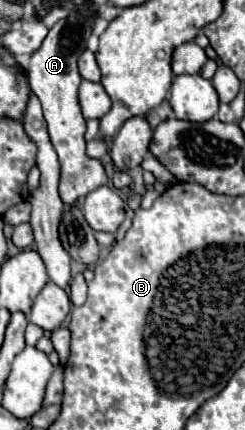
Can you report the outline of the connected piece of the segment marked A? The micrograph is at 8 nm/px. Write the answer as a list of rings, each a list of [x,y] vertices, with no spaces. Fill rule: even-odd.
[[[71,19],[57,21],[49,29],[41,47],[33,51],[33,55],[29,57],[29,65],[25,69],[27,81],[43,105],[43,115],[49,125],[49,137],[59,155],[61,163],[59,197],[67,205],[73,205],[79,195],[87,195],[93,189],[109,183],[101,161],[89,159],[85,155],[85,139],[83,139],[85,119],[81,115],[81,107],[77,101],[77,89],[81,83],[81,75],[77,71],[77,59],[87,49],[89,35],[91,35],[89,23],[71,21]]]

